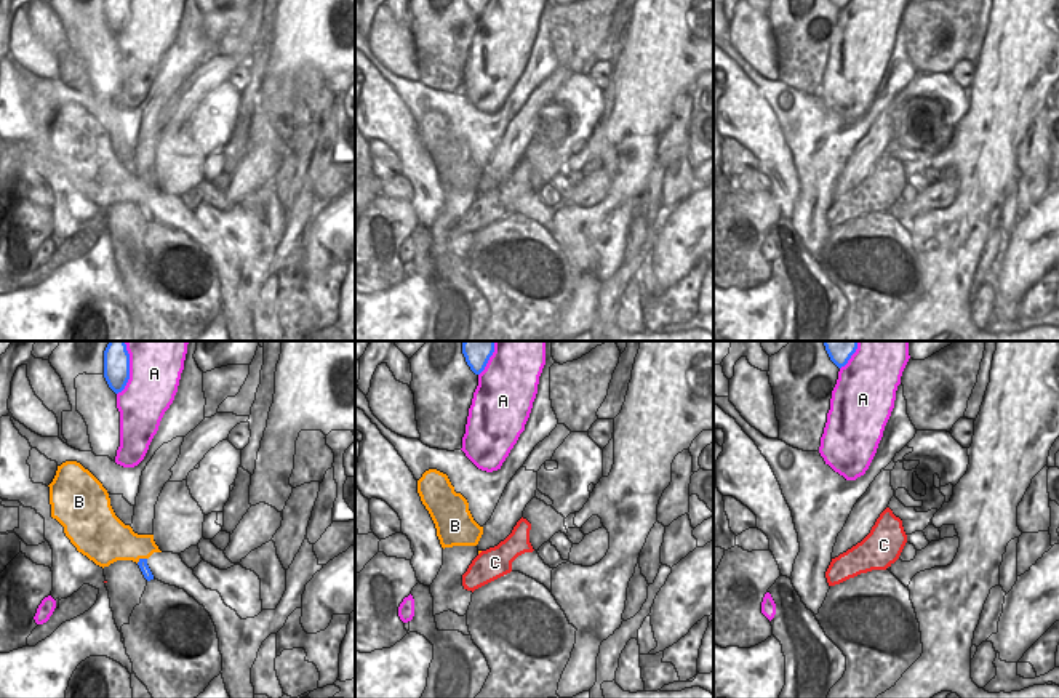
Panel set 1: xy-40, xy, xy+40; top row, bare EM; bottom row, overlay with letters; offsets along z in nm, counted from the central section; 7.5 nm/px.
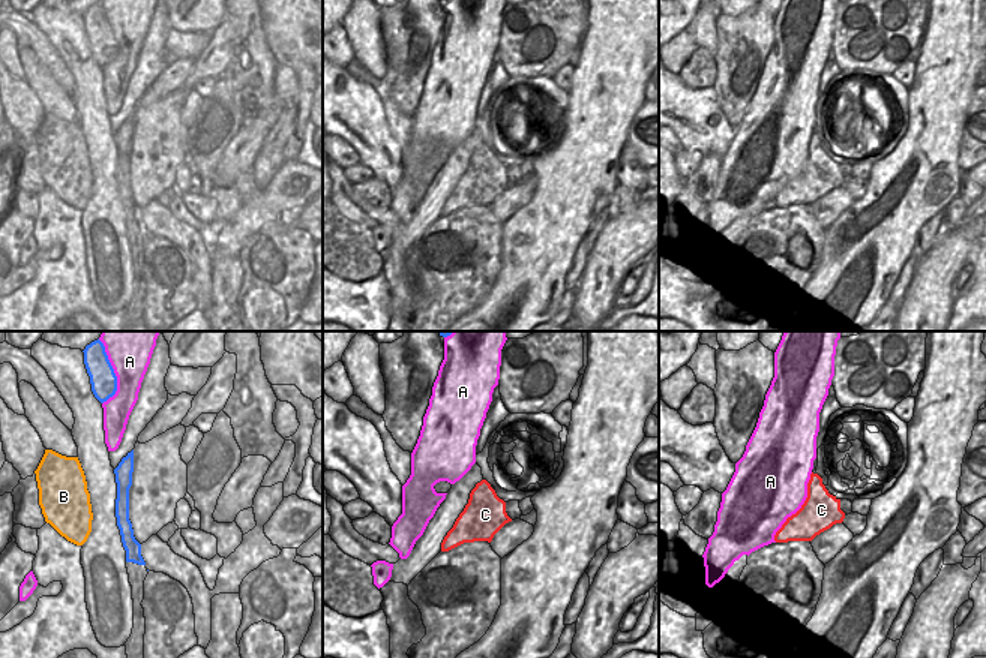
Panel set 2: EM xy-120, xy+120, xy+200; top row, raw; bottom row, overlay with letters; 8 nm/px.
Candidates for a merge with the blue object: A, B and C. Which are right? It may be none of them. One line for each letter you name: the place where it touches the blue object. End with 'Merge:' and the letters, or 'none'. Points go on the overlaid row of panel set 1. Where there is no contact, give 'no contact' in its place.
Merge: none

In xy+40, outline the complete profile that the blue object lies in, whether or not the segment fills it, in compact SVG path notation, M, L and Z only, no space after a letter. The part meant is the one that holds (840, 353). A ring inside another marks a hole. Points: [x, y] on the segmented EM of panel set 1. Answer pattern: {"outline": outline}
{"outline": "M824 341L830 360L838 367L845 367L857 349L857 341Z"}

